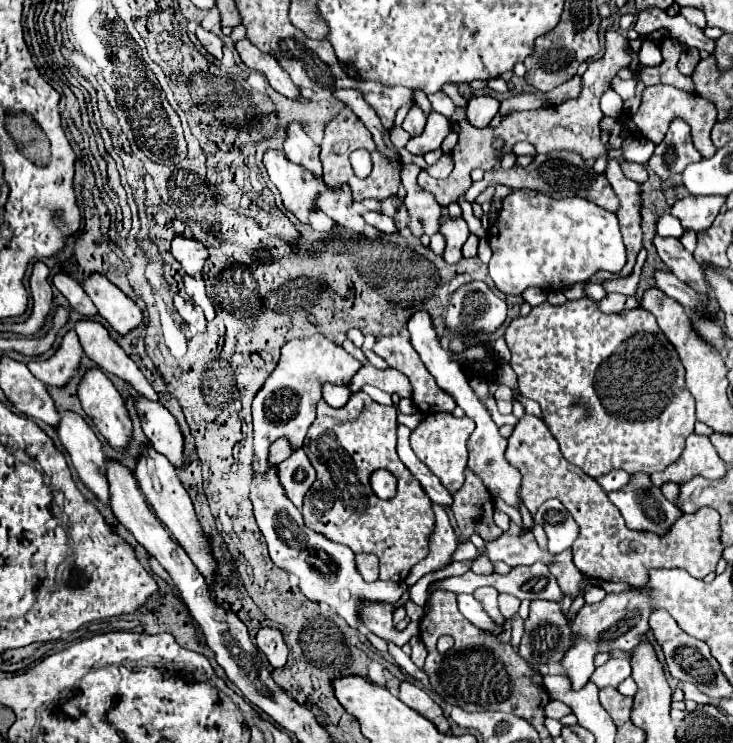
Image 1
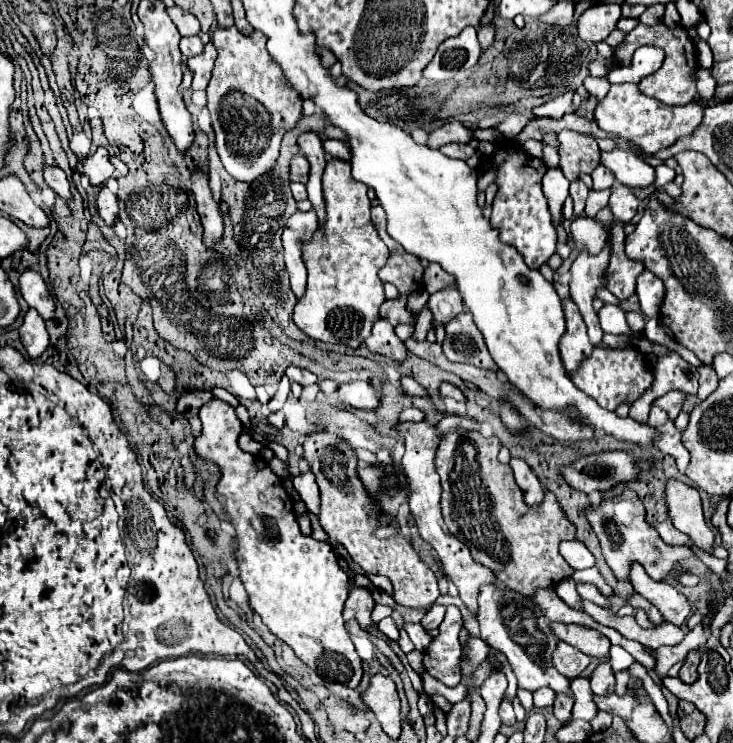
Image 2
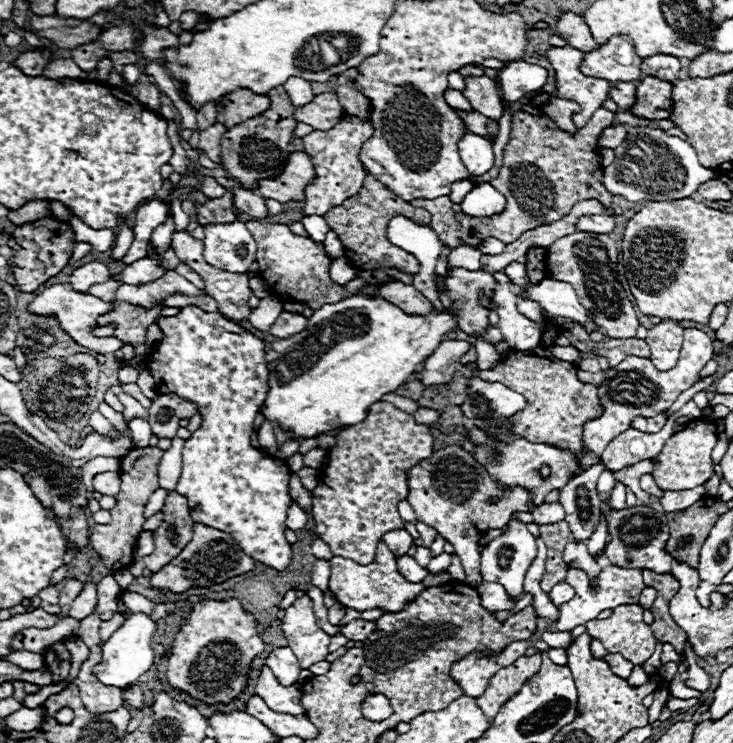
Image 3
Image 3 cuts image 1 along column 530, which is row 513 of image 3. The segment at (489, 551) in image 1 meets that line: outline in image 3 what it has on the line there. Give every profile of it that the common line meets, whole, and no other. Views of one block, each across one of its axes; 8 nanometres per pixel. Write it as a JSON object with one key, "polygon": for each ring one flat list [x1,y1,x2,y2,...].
{"polygon":[[558,502,542,504,536,512,532,512,532,516,536,524,554,524,554,522,564,520,564,508]]}

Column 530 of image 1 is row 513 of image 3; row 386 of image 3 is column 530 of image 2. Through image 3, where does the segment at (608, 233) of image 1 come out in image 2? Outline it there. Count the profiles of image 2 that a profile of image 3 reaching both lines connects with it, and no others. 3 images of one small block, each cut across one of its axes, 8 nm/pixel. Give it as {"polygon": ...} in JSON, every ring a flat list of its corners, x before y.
{"polygon":[[518,154,516,164,504,164,502,176,496,176,498,194,492,202,490,222,500,230,500,240,512,244,526,260,530,268,540,268,556,252,556,228,550,220,548,202,542,194,542,176,546,166,540,158]]}

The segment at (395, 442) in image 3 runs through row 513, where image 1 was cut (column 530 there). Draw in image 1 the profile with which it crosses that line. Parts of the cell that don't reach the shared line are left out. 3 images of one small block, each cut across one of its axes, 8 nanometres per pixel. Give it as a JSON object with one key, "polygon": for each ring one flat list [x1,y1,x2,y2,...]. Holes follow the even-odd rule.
{"polygon":[[590,298,568,300,562,306,544,302,534,306,528,316,518,316,510,322,506,330,506,344,512,352,510,366,518,376,522,396,528,396,540,404,544,422,558,440,560,452,588,476,600,478,618,468,628,474,652,474,666,470,680,458,684,440,694,432,694,398,684,384,684,366,680,364,674,346,668,338,664,338,664,332,658,328,656,318,652,318,648,310,636,308,620,314,604,314],[600,370,610,370,614,380,600,374],[616,382,620,382,620,386,626,386,628,382,638,386,636,392,630,394,626,390,614,390,614,386,618,386]]}

